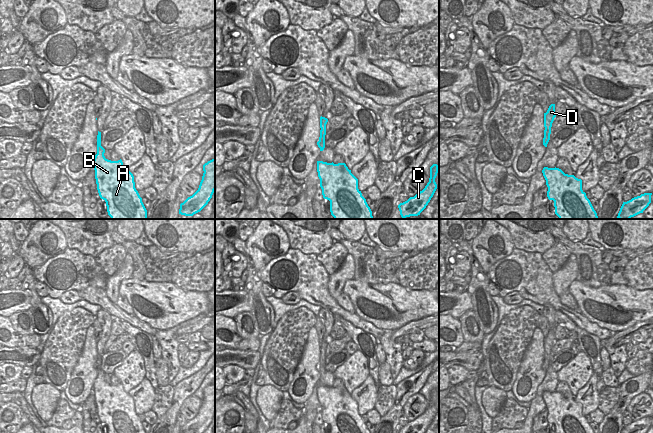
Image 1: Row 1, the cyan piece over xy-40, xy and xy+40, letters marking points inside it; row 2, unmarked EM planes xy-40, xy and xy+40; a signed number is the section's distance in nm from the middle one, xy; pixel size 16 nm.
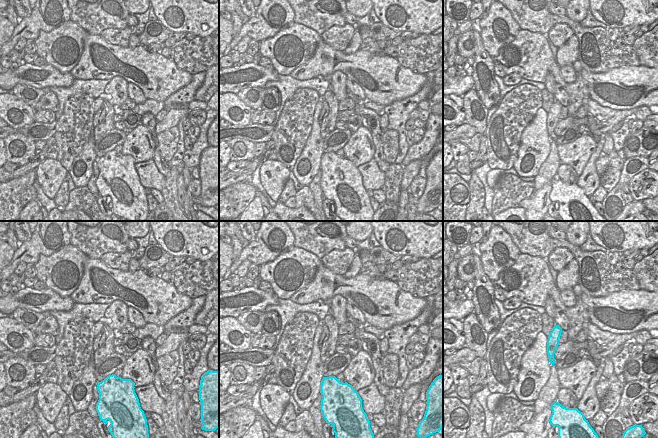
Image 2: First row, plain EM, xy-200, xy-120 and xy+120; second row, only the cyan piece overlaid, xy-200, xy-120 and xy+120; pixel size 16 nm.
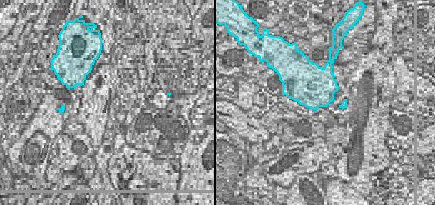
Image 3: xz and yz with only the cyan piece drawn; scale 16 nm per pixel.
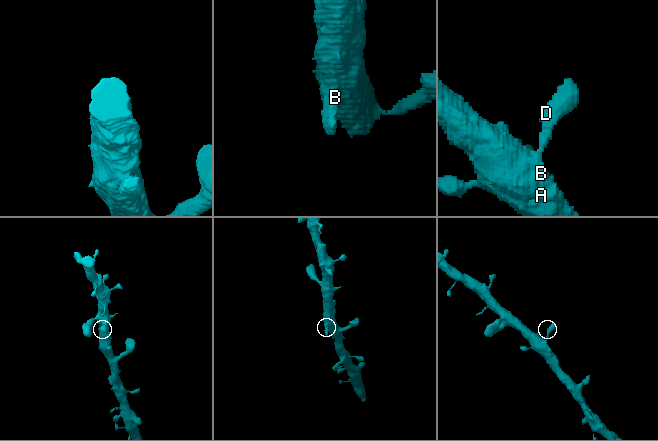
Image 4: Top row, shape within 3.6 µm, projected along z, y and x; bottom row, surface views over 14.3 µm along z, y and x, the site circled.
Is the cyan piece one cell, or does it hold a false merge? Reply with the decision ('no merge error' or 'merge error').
no merge error

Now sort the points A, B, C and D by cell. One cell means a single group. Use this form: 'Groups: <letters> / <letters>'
Groups: A B C D.

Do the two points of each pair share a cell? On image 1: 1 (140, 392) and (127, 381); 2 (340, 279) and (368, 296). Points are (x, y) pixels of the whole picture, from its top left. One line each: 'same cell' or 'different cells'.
1: different cells
2: different cells

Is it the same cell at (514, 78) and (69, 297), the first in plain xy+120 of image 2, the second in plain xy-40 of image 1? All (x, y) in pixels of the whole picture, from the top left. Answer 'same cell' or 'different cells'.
same cell

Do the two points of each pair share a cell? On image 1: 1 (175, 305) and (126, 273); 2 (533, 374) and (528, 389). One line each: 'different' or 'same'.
1: different
2: same

